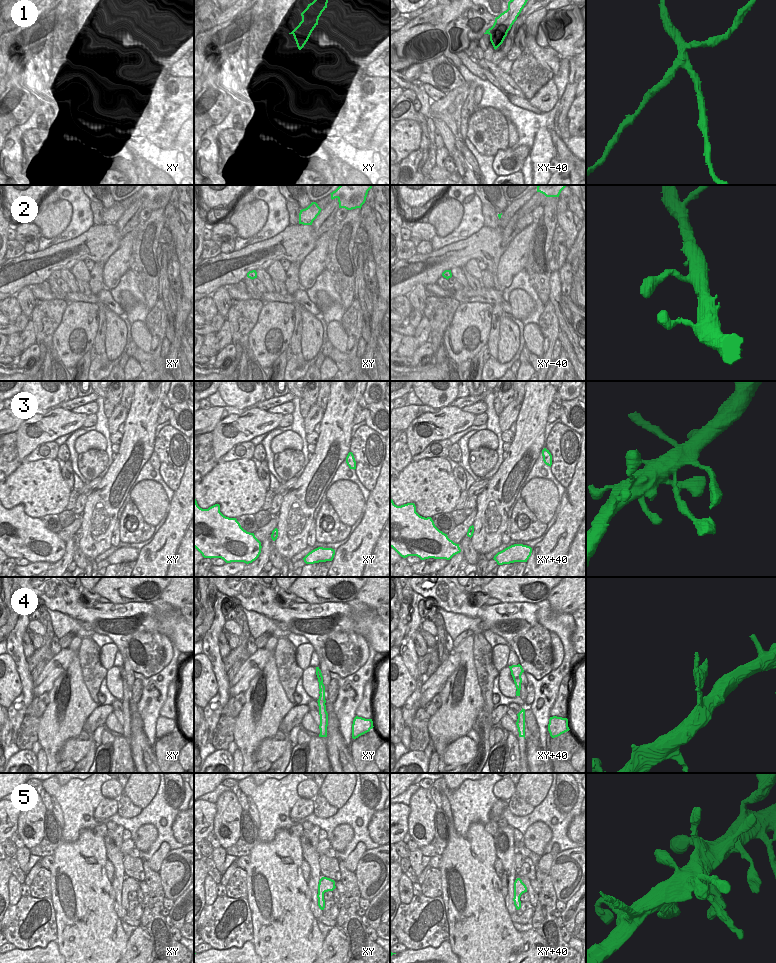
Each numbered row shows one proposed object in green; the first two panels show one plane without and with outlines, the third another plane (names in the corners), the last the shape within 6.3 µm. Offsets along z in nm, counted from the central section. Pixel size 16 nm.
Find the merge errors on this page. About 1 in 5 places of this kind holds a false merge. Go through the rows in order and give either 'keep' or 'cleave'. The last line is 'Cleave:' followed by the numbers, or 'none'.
1: cleave
2: keep
3: keep
4: keep
5: keep
Cleave: 1

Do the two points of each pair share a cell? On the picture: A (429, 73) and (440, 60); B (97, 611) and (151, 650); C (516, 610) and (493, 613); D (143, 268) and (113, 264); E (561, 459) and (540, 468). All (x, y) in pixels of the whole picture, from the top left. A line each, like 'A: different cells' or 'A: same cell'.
A: same cell
B: different cells
C: same cell
D: different cells
E: different cells

